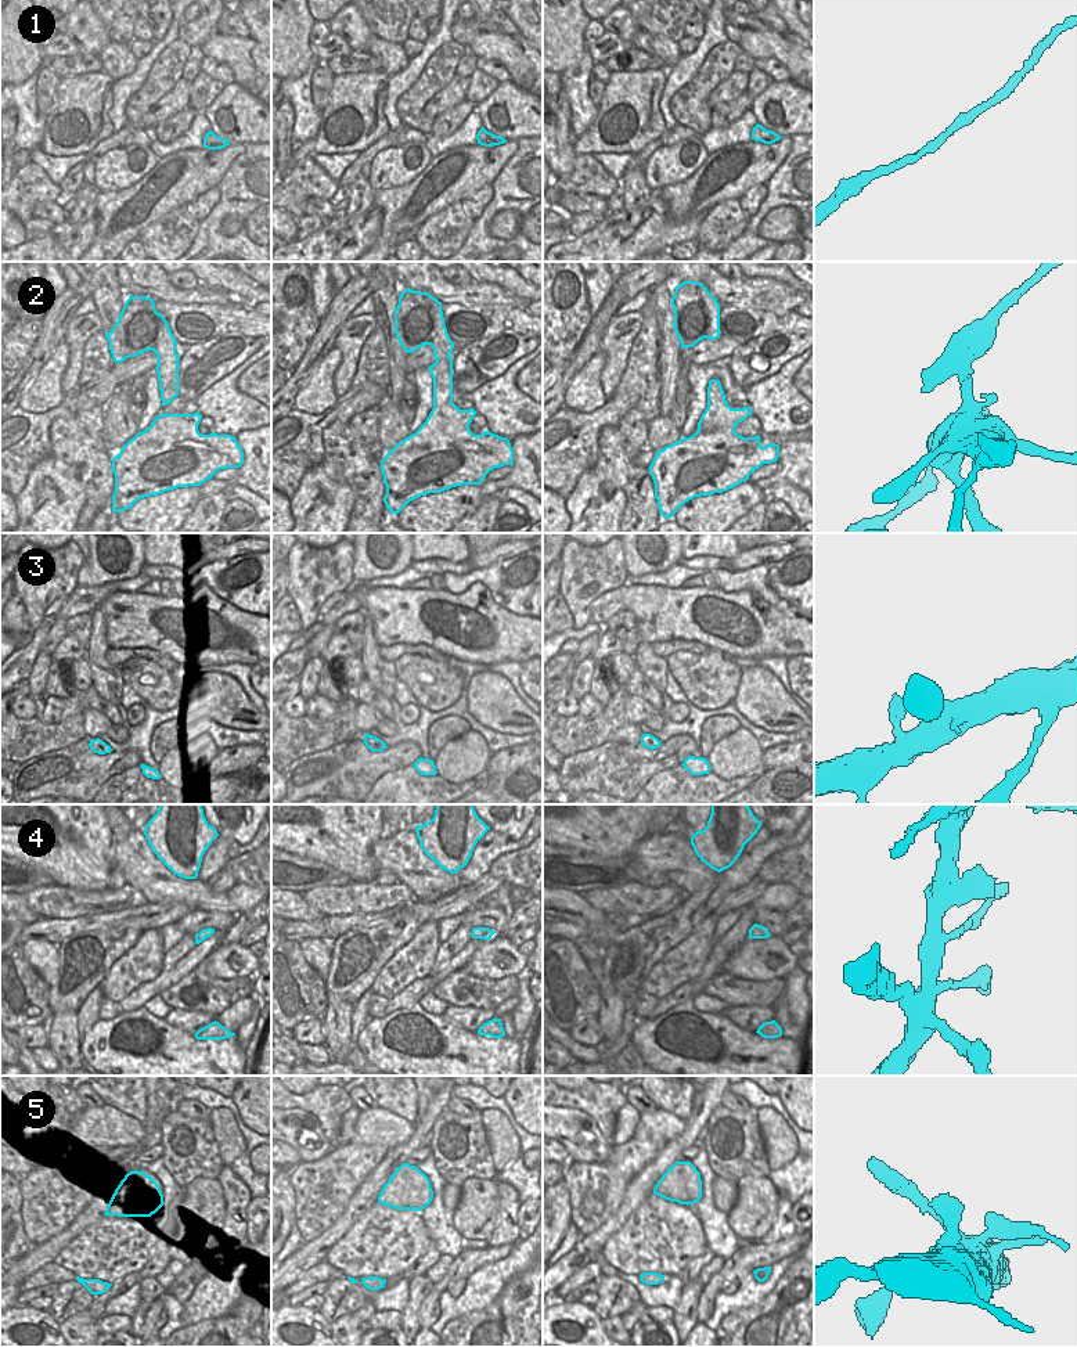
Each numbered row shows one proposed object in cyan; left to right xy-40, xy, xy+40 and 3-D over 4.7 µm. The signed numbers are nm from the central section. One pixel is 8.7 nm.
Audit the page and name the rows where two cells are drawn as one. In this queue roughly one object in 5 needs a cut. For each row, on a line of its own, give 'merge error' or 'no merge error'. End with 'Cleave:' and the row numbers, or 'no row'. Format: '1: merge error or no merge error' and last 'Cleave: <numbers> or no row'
1: no merge error
2: merge error
3: no merge error
4: no merge error
5: no merge error
Cleave: 2

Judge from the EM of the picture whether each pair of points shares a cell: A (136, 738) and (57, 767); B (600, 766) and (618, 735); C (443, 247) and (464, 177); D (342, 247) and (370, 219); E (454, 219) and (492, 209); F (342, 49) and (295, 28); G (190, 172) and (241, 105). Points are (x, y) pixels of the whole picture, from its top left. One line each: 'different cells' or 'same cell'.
A: different cells
B: different cells
C: different cells
D: same cell
E: different cells
F: same cell
G: different cells

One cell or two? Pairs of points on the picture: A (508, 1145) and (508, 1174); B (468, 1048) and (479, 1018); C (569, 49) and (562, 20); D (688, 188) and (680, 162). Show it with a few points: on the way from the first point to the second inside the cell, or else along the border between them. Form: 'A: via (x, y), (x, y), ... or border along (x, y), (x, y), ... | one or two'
A: border along (517, 1133), (518, 1156), (499, 1173) | two
B: border along (445, 1018), (457, 1026), (476, 1033) | two
C: via (562, 42), (562, 26) | one
D: border along (708, 155), (687, 177), (655, 190) | two

